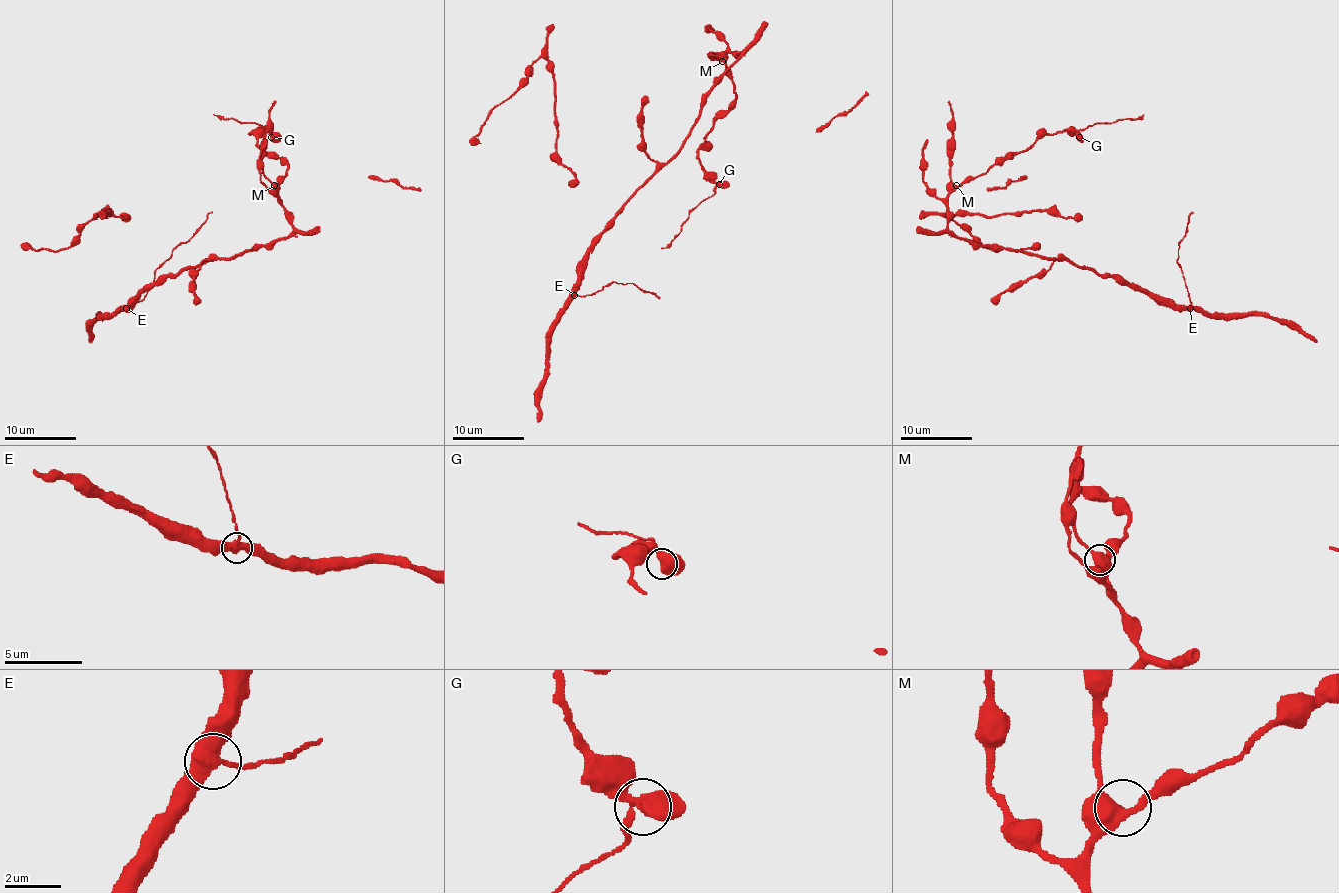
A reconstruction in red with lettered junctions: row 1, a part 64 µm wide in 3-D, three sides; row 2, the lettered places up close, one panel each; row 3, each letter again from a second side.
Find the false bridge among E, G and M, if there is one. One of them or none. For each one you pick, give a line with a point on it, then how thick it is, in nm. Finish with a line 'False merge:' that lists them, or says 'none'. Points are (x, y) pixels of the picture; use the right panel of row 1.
E: place (1190, 308); calibre 480 nm
False merge: E

